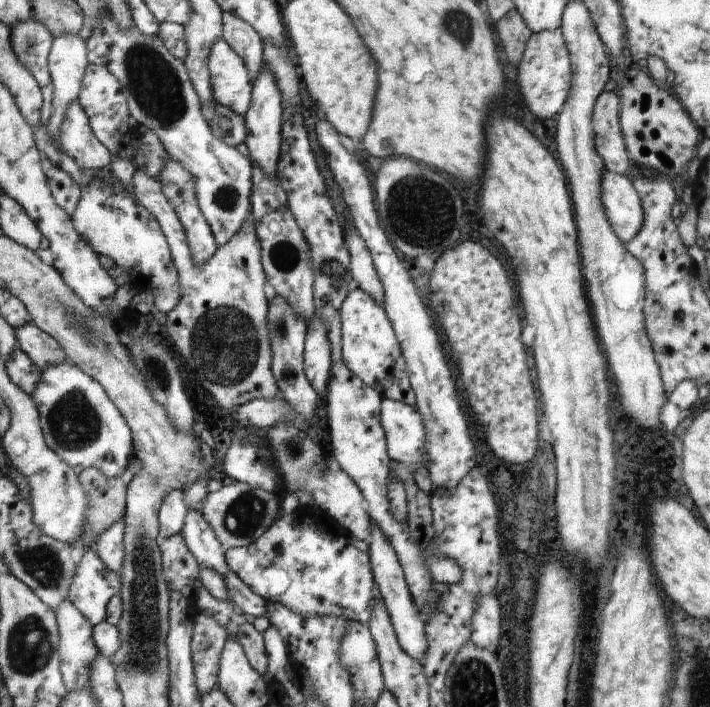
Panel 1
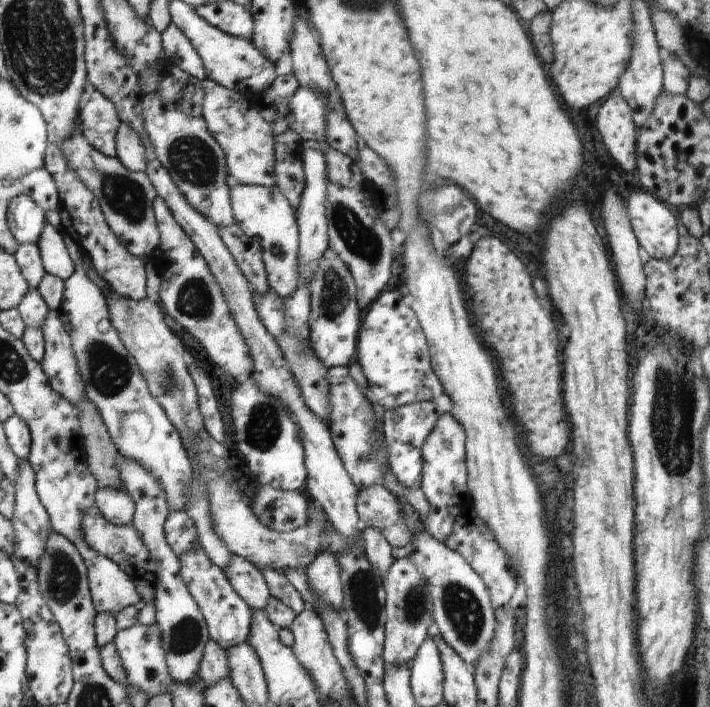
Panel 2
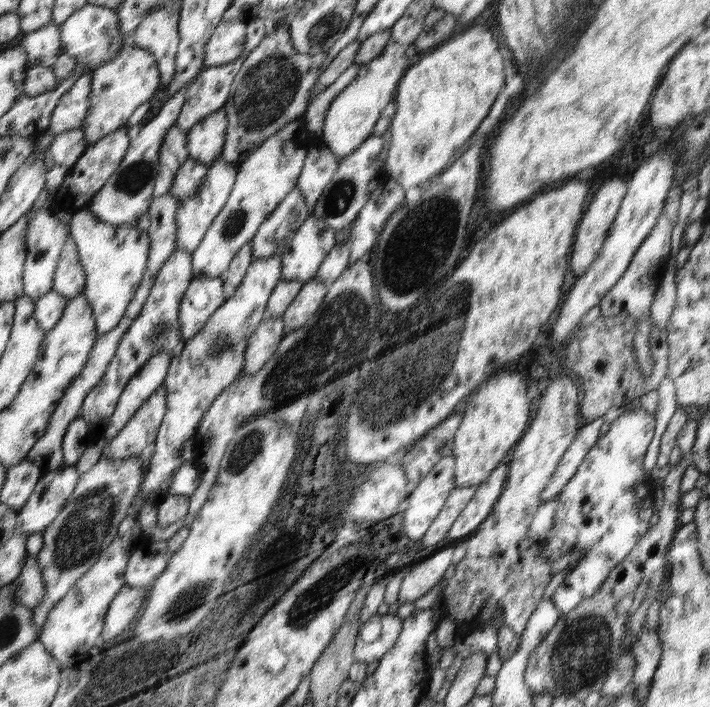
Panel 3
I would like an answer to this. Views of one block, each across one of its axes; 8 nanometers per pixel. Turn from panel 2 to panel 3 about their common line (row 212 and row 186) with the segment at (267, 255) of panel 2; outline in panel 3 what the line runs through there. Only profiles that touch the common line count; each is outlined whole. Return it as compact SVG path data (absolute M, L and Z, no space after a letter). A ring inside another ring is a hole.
M303 117L285 124L238 166L235 183L226 204L210 225L198 248L191 254L194 278L219 277L229 267L240 248L248 241L253 242L260 225L297 186L303 162L310 157L306 128Z

